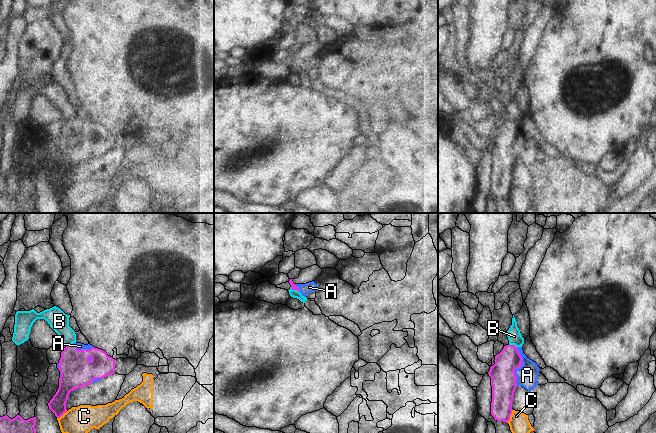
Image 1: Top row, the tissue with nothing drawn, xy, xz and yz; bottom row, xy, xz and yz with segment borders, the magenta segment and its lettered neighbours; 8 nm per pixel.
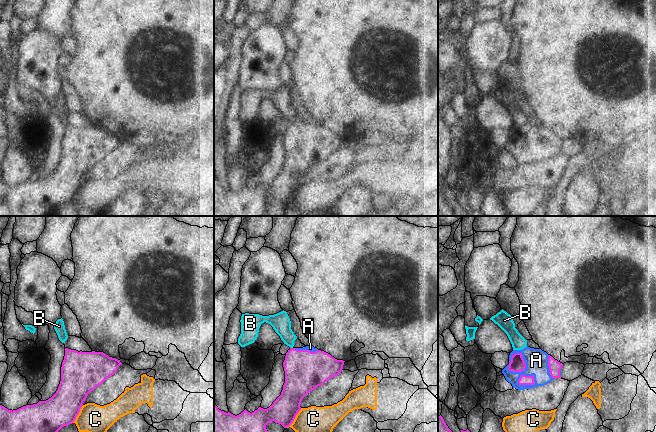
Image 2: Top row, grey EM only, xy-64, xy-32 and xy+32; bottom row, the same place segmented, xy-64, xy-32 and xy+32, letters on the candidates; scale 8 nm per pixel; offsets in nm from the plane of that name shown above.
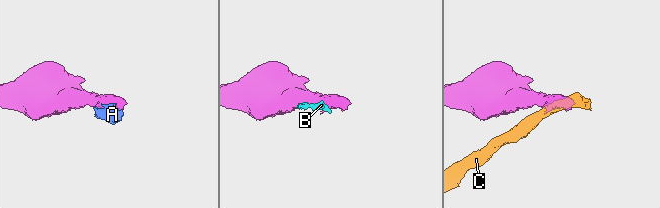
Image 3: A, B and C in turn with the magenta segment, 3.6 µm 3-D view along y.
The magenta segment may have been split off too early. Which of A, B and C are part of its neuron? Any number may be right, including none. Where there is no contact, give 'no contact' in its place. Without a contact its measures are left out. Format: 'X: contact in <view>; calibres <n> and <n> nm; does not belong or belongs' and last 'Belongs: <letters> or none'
A: contact in yz; calibres 200 and 170 nm; belongs
B: contact in xz; calibres 50 and 60 nm; does not belong
C: contact in yz; calibres 190 and 160 nm; does not belong
Belongs: A

